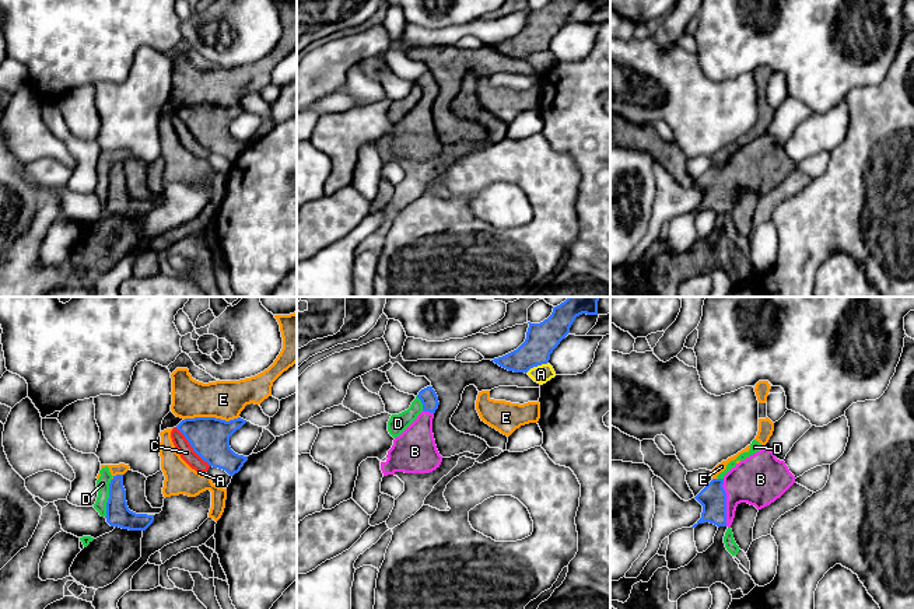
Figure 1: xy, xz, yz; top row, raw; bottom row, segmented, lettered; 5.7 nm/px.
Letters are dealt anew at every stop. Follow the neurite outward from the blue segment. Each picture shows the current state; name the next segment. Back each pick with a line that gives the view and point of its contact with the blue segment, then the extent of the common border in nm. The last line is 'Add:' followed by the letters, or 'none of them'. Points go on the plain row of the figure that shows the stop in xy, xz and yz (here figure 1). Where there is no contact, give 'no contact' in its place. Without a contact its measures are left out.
B: yz (725, 189) | 280 nm
Add: B

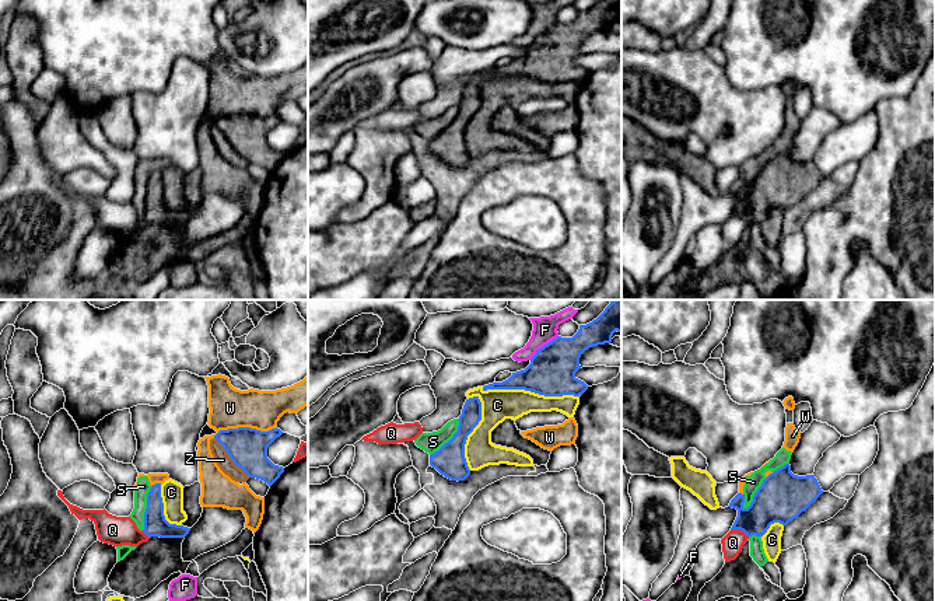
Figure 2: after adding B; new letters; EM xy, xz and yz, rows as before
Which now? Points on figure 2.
Add: none of them

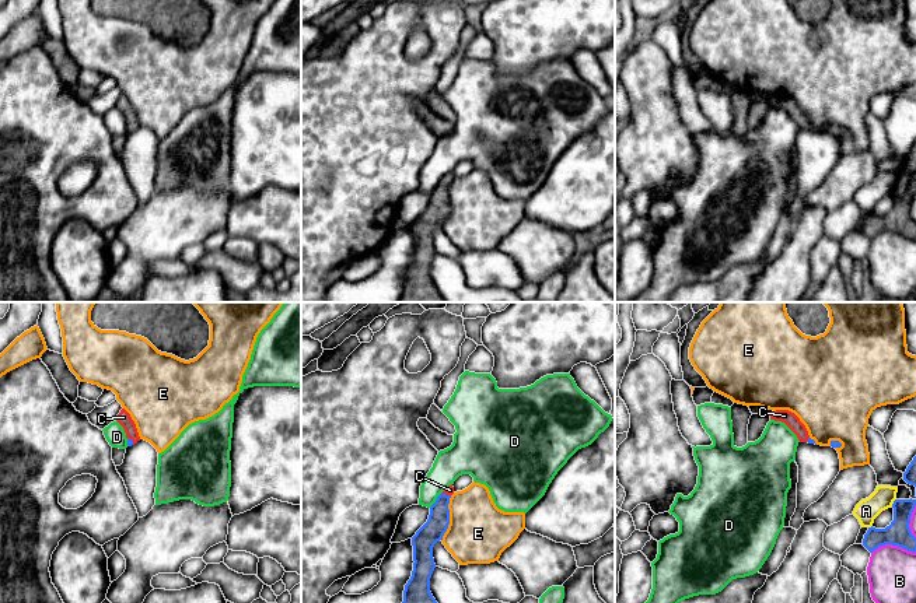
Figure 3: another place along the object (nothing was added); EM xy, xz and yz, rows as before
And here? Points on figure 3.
C: xy (132, 128) | 60 nm
Add: C

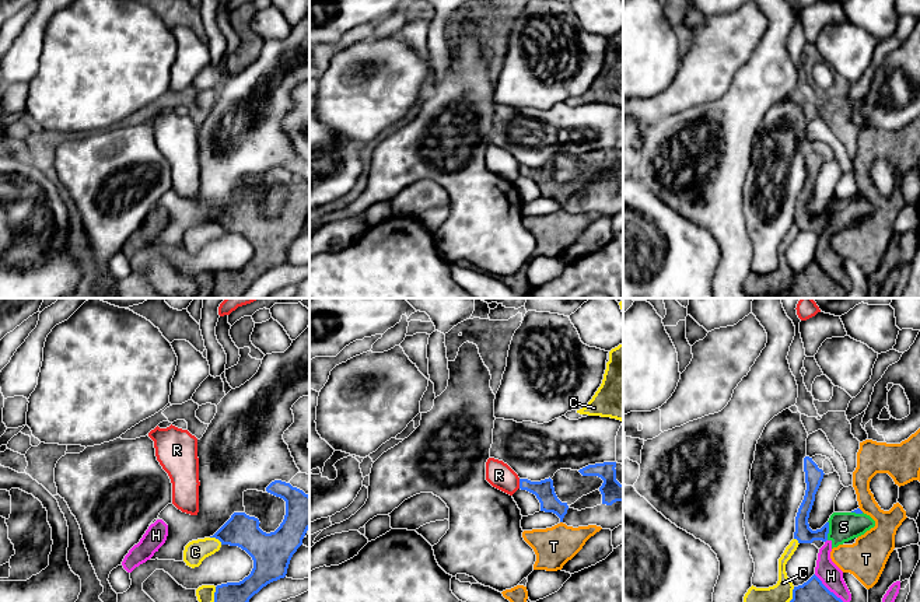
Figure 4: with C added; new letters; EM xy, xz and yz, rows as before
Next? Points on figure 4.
Add: none of them

